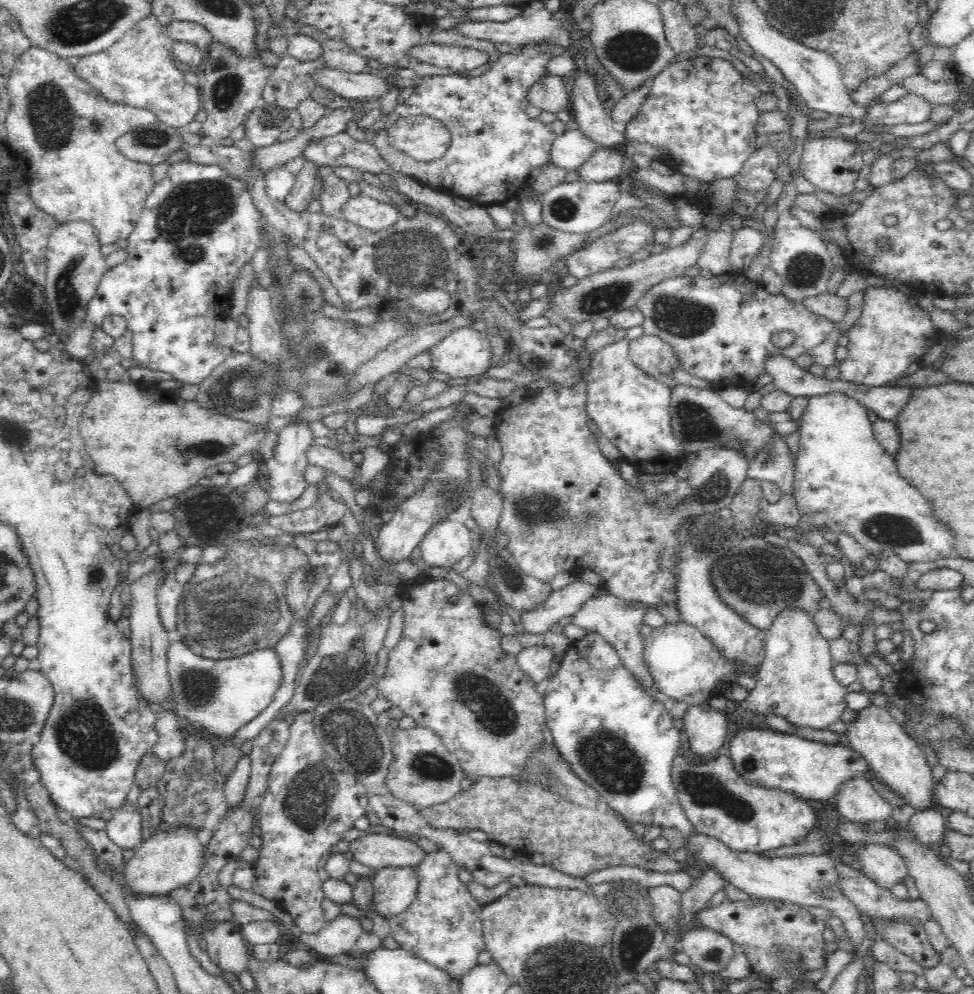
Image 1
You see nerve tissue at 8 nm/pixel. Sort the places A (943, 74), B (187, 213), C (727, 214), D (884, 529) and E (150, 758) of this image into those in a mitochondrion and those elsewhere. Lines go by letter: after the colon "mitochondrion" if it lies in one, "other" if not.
A: other
B: mitochondrion
C: other
D: mitochondrion
E: other

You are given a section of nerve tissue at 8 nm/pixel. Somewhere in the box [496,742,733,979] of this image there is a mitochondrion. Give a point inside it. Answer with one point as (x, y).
(636, 941)

